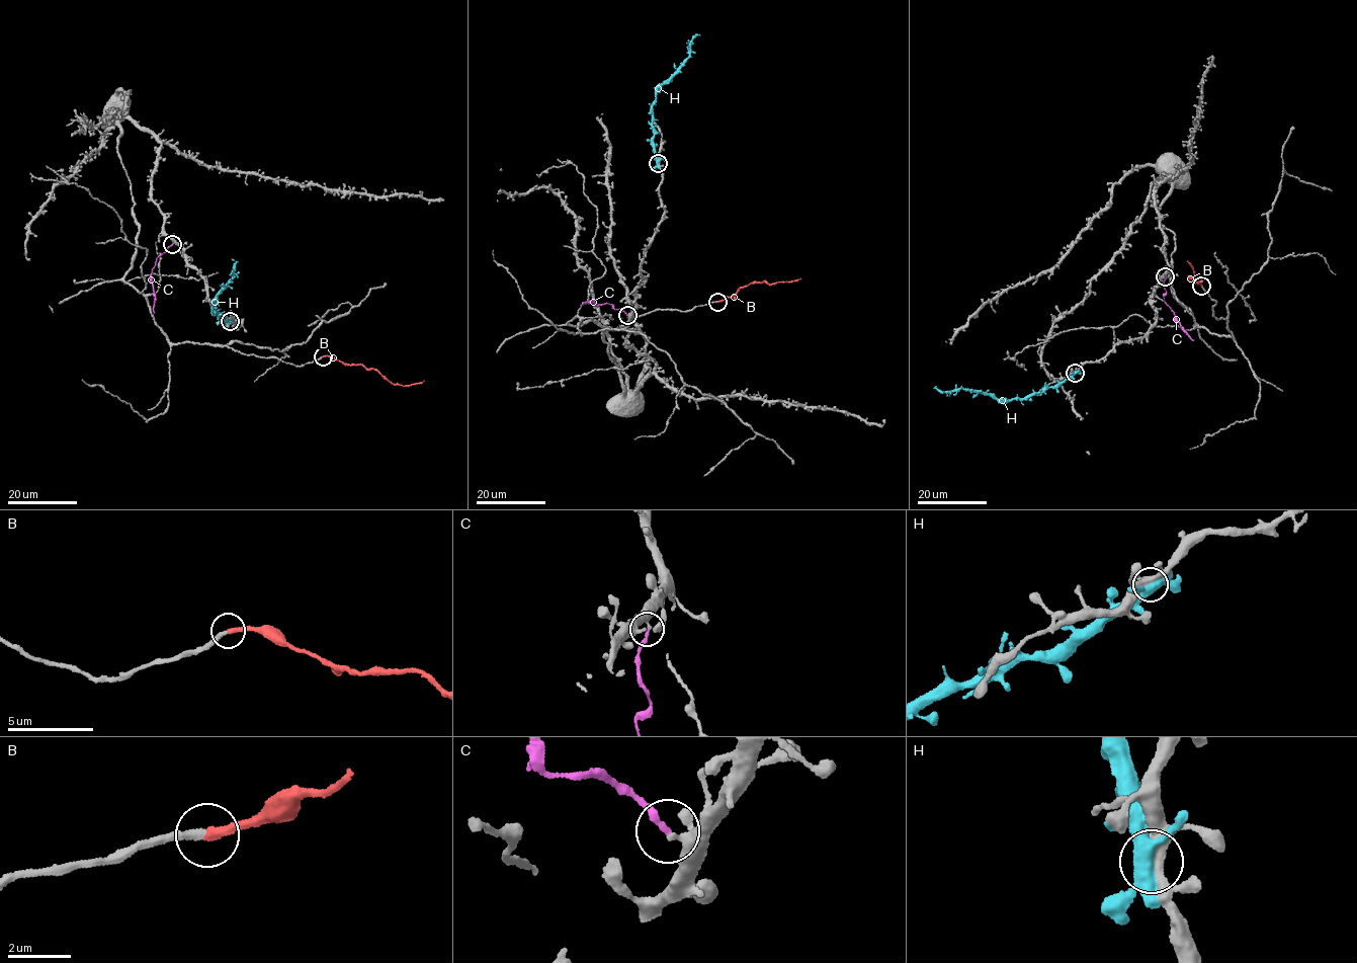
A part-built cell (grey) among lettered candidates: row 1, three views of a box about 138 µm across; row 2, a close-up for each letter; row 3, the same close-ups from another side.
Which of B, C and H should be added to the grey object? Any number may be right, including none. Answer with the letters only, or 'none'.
B

